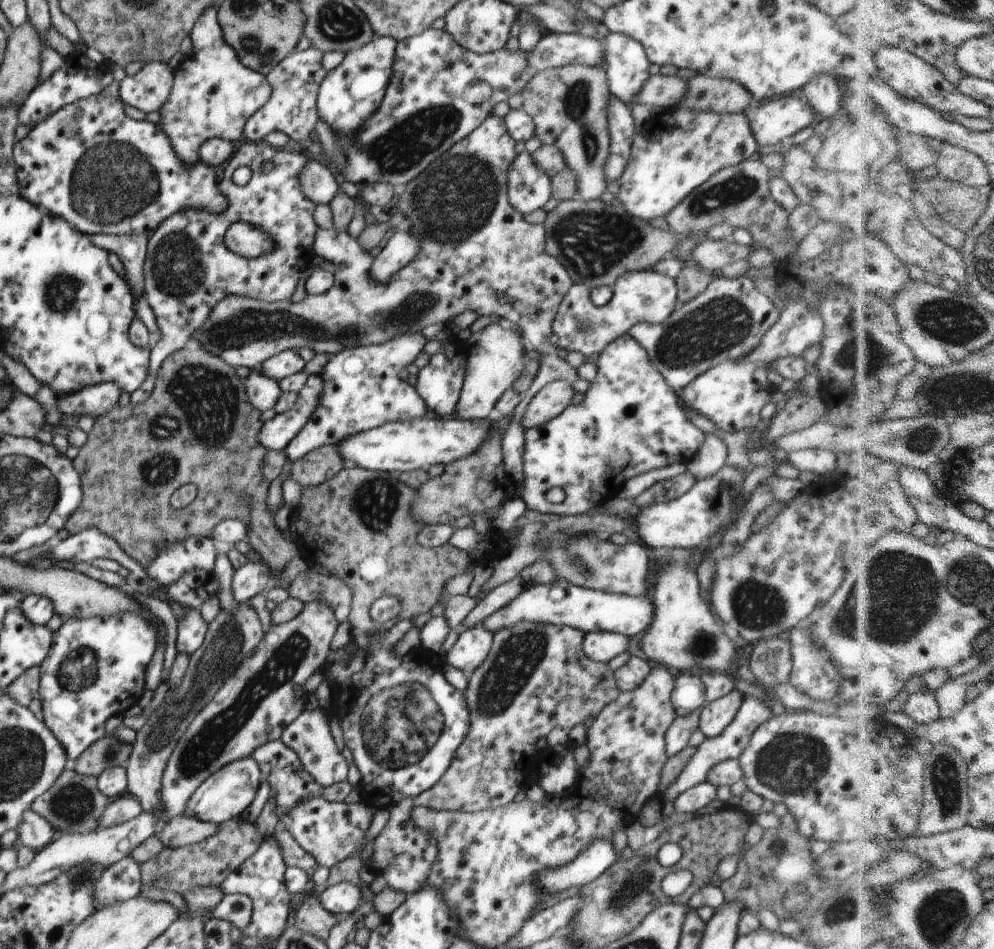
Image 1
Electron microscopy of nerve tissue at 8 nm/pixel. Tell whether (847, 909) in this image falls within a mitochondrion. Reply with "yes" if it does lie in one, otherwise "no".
yes

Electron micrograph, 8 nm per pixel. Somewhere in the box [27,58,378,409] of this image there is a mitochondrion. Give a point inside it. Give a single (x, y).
(112, 182)

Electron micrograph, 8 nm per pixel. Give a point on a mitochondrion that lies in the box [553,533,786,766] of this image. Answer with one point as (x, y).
(702, 644)

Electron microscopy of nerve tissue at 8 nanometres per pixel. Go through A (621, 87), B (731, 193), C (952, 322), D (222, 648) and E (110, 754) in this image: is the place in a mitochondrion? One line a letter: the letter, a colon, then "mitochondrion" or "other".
A: other
B: mitochondrion
C: mitochondrion
D: mitochondrion
E: mitochondrion

